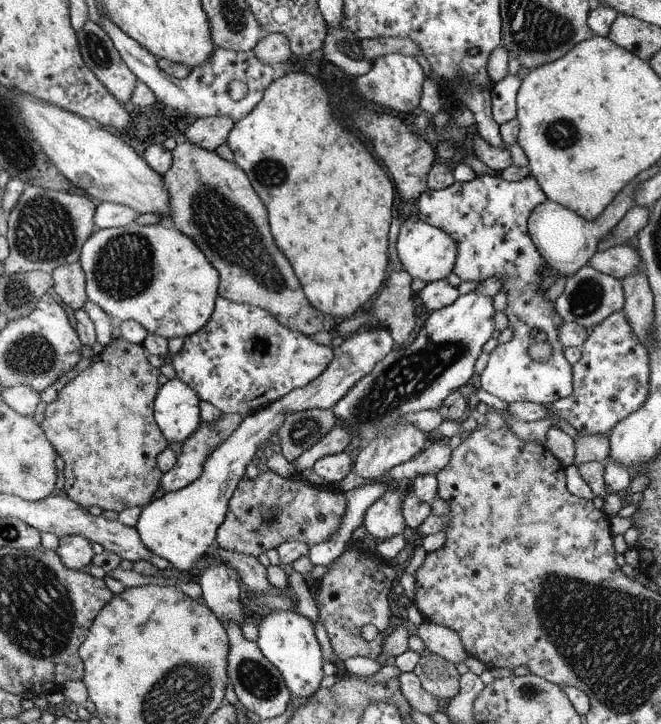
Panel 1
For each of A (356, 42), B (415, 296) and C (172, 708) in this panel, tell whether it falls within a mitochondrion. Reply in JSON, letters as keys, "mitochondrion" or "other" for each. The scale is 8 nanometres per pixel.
{"A":"other","B":"other","C":"mitochondrion"}

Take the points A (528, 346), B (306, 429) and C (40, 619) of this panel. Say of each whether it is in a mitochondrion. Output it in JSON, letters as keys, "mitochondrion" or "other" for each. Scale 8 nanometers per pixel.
{"A":"other","B":"mitochondrion","C":"mitochondrion"}

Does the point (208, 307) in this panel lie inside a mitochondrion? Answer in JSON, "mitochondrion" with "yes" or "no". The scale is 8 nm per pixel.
{"mitochondrion":"no"}

